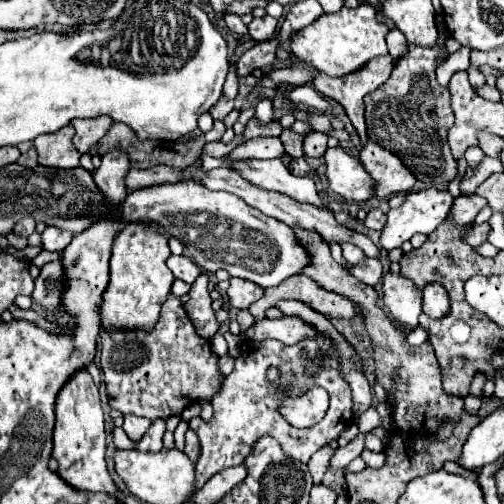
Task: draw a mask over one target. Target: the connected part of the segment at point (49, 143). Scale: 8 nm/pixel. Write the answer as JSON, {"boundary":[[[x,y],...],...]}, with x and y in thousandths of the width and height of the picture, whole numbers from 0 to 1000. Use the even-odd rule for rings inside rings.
{"boundary":[[[133,250],[109,266],[77,270],[69,278],[69,294],[77,302],[77,325],[93,333],[149,333],[157,329],[161,306],[145,290],[149,254]]]}

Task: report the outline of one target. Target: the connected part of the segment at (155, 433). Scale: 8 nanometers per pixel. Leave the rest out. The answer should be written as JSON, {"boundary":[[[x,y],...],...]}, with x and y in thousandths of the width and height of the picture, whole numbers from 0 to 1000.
{"boundary":[[[308,833],[300,841],[300,849],[284,861],[284,873],[272,877],[272,893],[280,893],[280,897],[315,897],[323,889],[323,877],[319,877],[323,861],[327,861],[327,837]]]}

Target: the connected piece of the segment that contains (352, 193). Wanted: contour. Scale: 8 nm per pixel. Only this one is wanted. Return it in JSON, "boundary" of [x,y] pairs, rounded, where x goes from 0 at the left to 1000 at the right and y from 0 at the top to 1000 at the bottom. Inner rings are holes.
{"boundary":[[[653,294],[645,302],[645,329],[649,329],[649,353],[661,381],[688,397],[724,401],[740,393],[744,357],[728,345],[720,325],[692,310],[681,294]]]}

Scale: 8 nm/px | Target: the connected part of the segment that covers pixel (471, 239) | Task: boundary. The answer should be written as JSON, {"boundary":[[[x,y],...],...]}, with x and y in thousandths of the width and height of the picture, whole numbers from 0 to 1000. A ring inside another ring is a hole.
{"boundary":[[[970,444],[935,448],[935,452],[923,460],[919,476],[927,476],[927,484],[931,484],[931,488],[950,488],[954,480],[962,480],[962,476],[966,476],[966,460],[970,460]]]}

